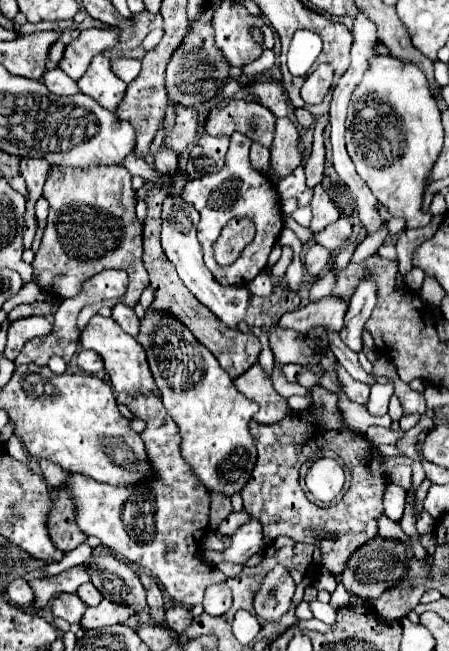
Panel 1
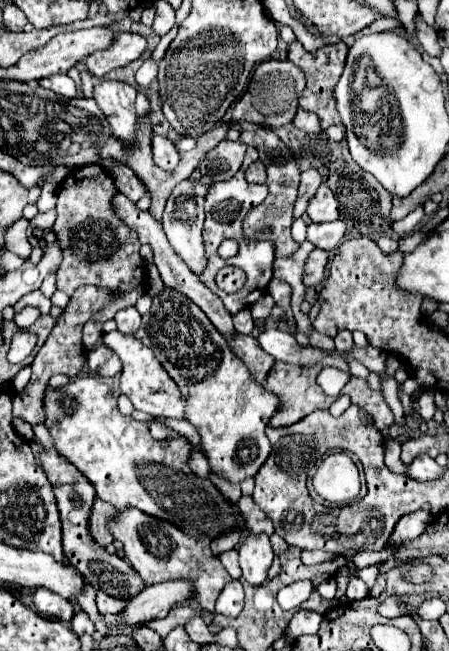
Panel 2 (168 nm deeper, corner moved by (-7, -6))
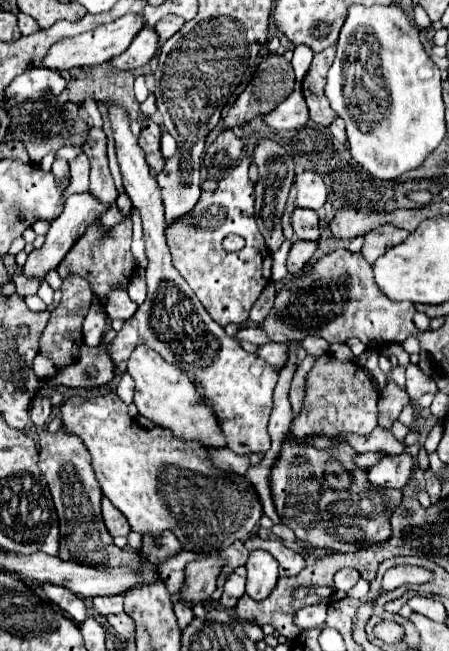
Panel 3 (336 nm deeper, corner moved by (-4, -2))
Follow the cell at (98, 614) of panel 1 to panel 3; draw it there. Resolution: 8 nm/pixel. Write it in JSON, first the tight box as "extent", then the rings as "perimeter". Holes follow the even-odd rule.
{"extent":[180,554,224,604],"perimeter":[[[216,554],[190,562],[184,570],[186,578],[184,578],[184,584],[180,590],[180,600],[188,602],[188,604],[208,600],[210,594],[216,590],[216,580],[218,580],[218,572],[220,572],[222,564],[224,564],[224,560]]]}

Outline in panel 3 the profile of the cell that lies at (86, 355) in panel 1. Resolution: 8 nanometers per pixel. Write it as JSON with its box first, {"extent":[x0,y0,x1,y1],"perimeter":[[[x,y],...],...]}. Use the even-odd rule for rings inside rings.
{"extent":[100,104,278,454],"perimeter":[[[108,104],[108,120],[112,126],[112,136],[116,144],[116,156],[122,170],[124,190],[130,196],[134,208],[140,210],[144,242],[146,242],[146,282],[148,282],[148,298],[136,310],[136,314],[126,320],[122,330],[116,334],[112,342],[100,344],[106,350],[114,364],[120,364],[130,356],[130,350],[136,344],[152,346],[166,362],[182,364],[188,362],[188,374],[196,376],[198,388],[202,392],[202,400],[212,408],[218,426],[226,438],[226,446],[240,454],[266,454],[270,448],[268,436],[268,418],[272,412],[272,392],[278,380],[278,374],[256,354],[244,352],[236,338],[228,336],[224,328],[210,318],[206,308],[200,304],[192,288],[180,278],[178,270],[172,266],[170,250],[164,238],[164,208],[160,198],[160,188],[156,178],[150,174],[150,166],[146,164],[144,150],[138,144],[138,138],[130,130],[130,116],[118,104]]]}

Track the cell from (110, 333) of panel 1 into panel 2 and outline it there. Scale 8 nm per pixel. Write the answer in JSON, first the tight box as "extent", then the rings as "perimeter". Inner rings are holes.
{"extent":[103,330,185,418],"perimeter":[[[119,330],[117,334],[109,332],[103,336],[103,344],[113,348],[121,362],[123,362],[123,372],[121,372],[121,392],[129,396],[133,402],[135,410],[141,410],[151,416],[163,416],[163,418],[185,418],[185,402],[179,392],[179,386],[169,378],[169,374],[163,370],[161,362],[155,358],[153,350],[143,346],[135,336],[123,336]]]}

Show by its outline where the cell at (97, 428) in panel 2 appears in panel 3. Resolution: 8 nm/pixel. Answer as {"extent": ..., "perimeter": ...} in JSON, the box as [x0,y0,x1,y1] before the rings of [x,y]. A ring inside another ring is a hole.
{"extent":[60,392,262,554],"perimeter":[[[108,392],[106,396],[70,396],[60,406],[60,420],[62,430],[66,434],[76,434],[82,438],[86,450],[92,456],[92,468],[96,472],[96,480],[104,492],[104,496],[126,516],[128,524],[138,534],[160,534],[162,530],[172,530],[176,538],[182,542],[184,550],[214,554],[228,548],[236,540],[246,540],[254,534],[258,520],[262,516],[260,502],[254,496],[252,486],[248,486],[244,476],[228,474],[212,466],[208,452],[196,440],[176,438],[166,428],[142,428],[134,418],[128,416],[128,406],[114,394]]]}

